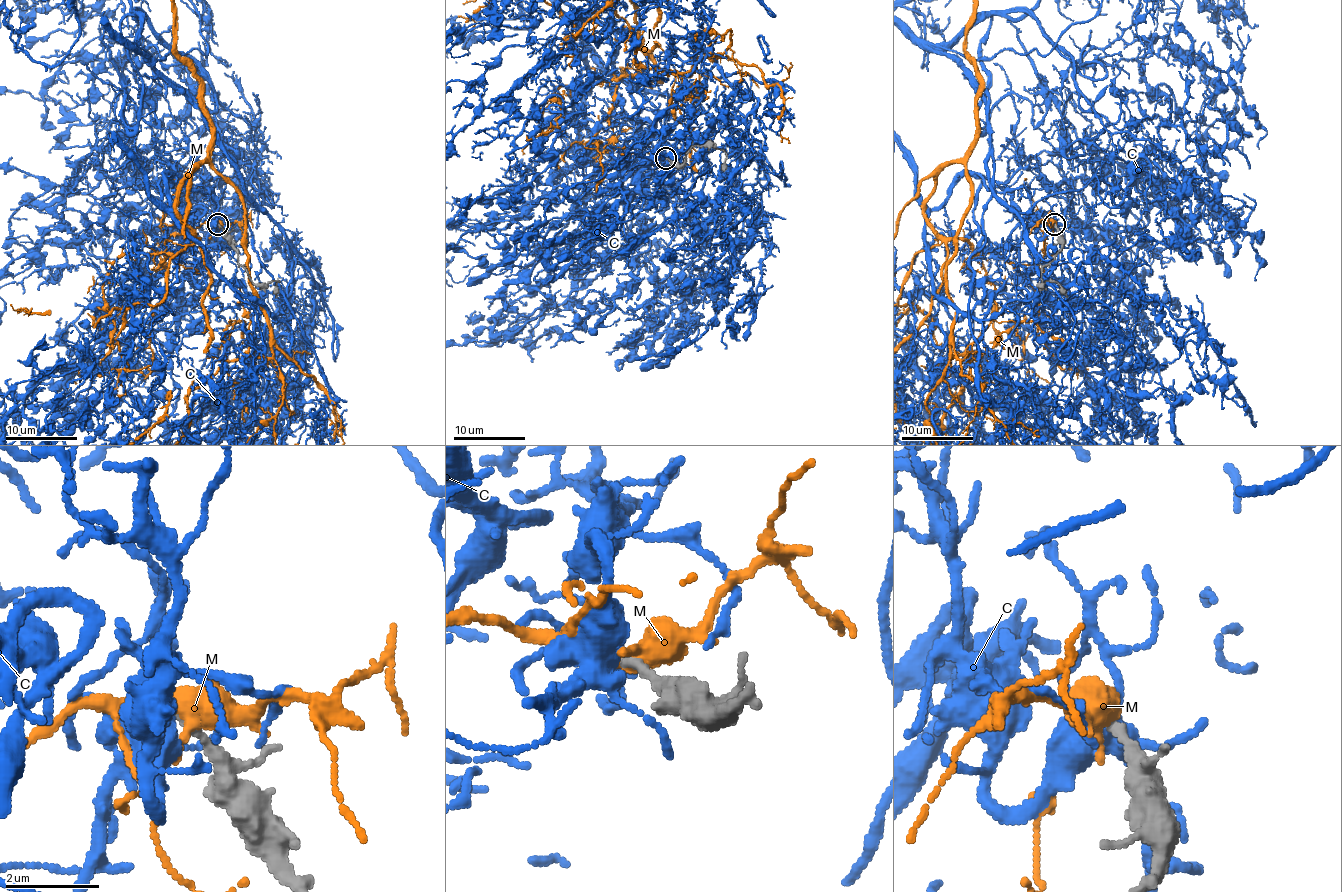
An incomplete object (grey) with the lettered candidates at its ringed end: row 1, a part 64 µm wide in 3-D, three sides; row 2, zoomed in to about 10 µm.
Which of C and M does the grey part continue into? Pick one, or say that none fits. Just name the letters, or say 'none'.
none

